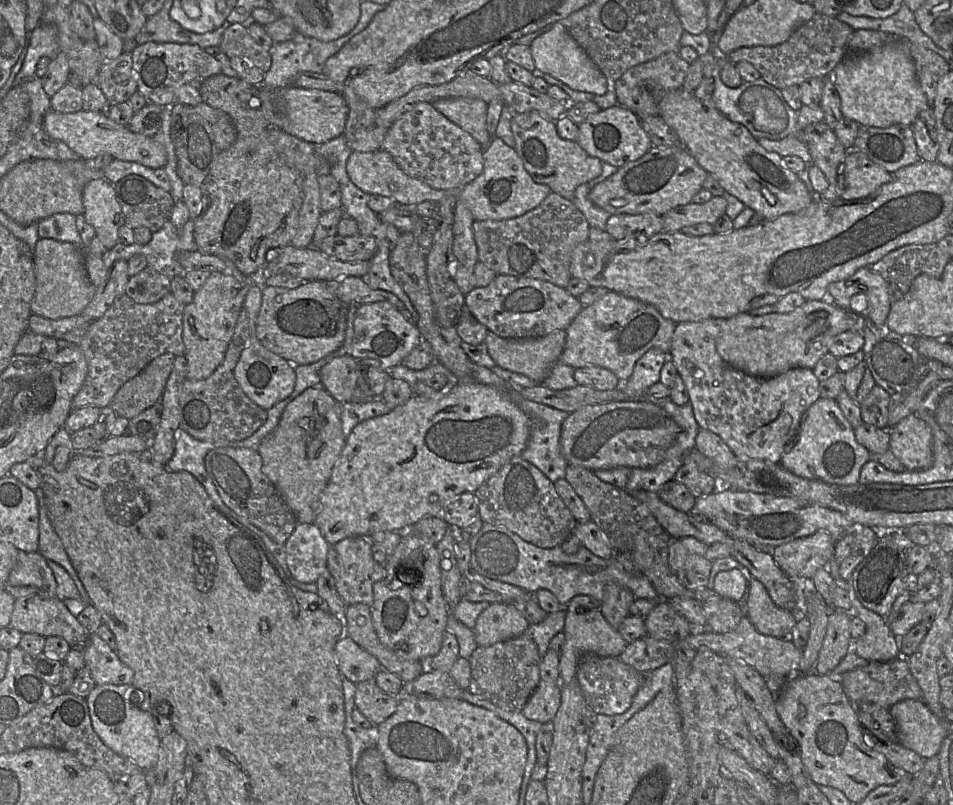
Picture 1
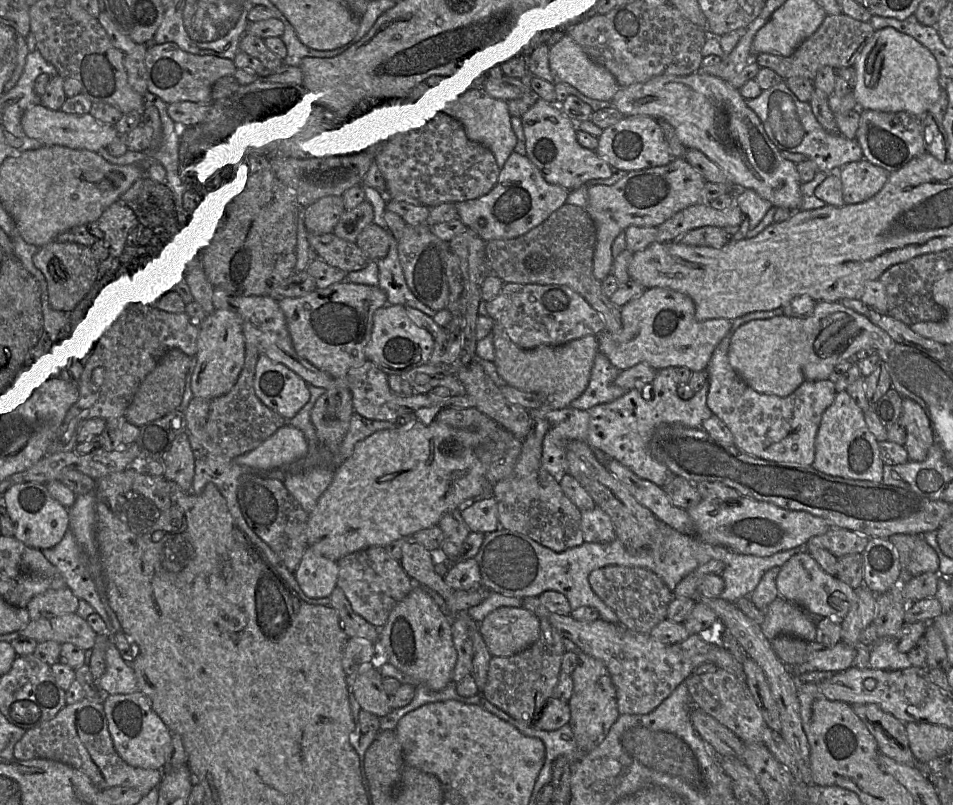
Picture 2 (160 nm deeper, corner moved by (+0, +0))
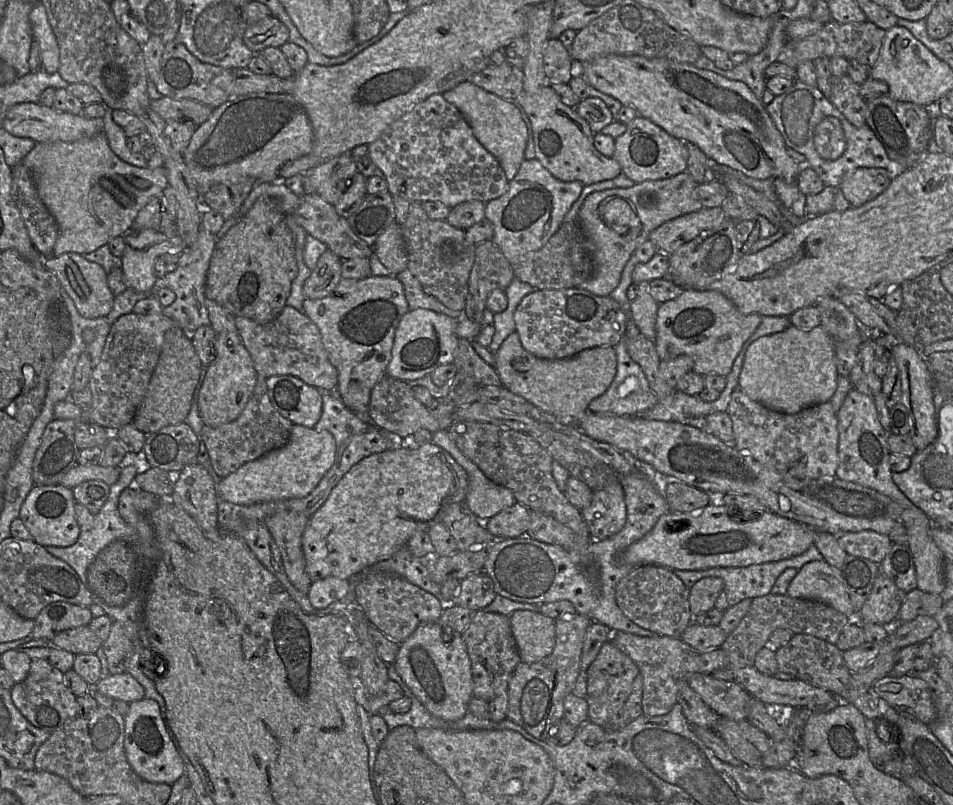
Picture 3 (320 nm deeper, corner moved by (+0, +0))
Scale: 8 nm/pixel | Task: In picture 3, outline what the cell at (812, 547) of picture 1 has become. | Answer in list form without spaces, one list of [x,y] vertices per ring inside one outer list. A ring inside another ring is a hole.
[[[871,530],[833,535],[837,535],[839,545],[847,554],[868,559],[878,565],[893,545],[888,535]]]

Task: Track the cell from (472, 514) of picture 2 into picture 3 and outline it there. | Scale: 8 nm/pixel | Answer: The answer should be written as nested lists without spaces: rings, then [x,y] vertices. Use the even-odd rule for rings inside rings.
[[[515,503],[482,522],[494,538],[520,537],[526,535],[529,528],[530,509],[525,505]]]

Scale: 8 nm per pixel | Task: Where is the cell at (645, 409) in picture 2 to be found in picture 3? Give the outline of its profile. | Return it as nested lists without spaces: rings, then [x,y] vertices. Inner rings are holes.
[[[742,348],[741,352],[735,359],[732,370],[726,377],[726,387],[721,392],[719,399],[712,402],[706,402],[702,401],[696,396],[690,396],[679,389],[675,389],[675,391],[669,397],[665,399],[659,399],[659,401],[652,408],[646,410],[645,412],[640,414],[640,416],[632,417],[642,417],[648,420],[679,422],[681,424],[690,425],[697,428],[704,428],[704,418],[707,415],[710,415],[715,412],[727,411],[733,391],[739,388],[739,375],[742,369],[746,349],[747,348]]]

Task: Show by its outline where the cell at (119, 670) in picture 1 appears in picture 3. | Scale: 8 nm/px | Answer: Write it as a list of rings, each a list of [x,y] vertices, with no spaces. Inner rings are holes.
[[[128,673],[103,677],[96,685],[101,694],[128,704],[144,699],[143,687]]]

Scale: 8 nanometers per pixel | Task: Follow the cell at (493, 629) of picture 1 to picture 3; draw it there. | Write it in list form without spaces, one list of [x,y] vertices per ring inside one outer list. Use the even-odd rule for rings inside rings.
[[[518,610],[509,615],[509,620],[522,663],[540,661],[552,653],[556,642],[554,619]]]

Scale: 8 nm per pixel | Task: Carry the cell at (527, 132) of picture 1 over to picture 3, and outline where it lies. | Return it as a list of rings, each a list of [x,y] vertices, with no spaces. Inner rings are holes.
[[[550,81],[534,94],[522,93],[518,98],[527,114],[533,131],[535,154],[538,161],[562,182],[578,181],[589,185],[616,178],[622,168],[613,157],[601,154],[594,146],[594,133],[588,122],[576,111],[562,103],[550,86]]]

